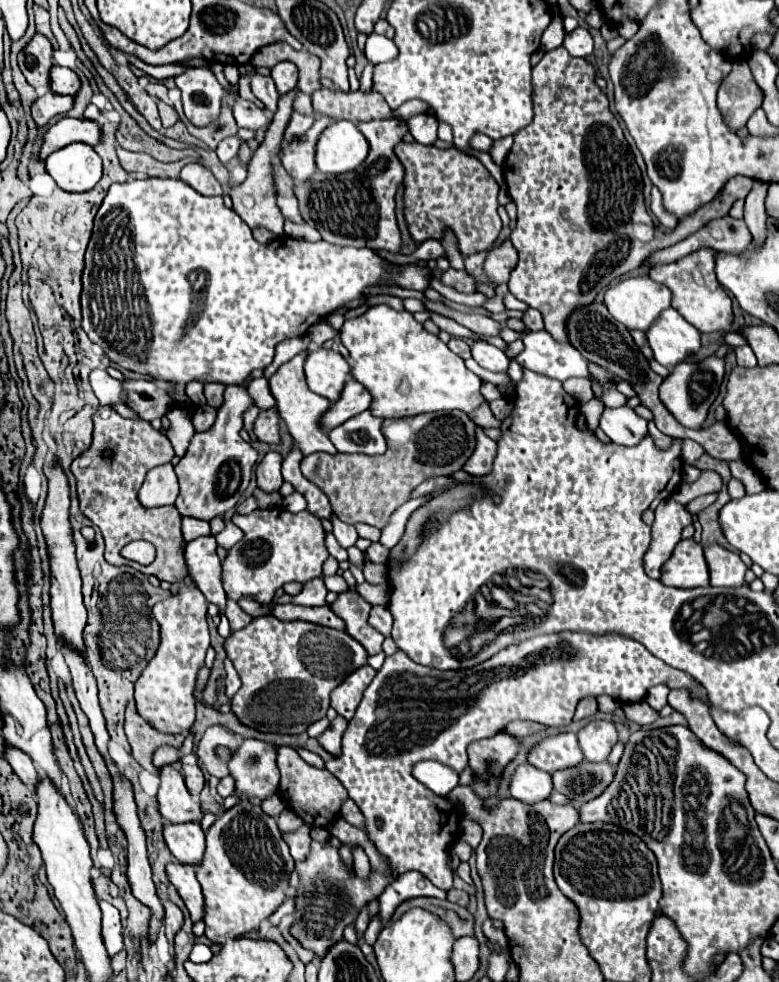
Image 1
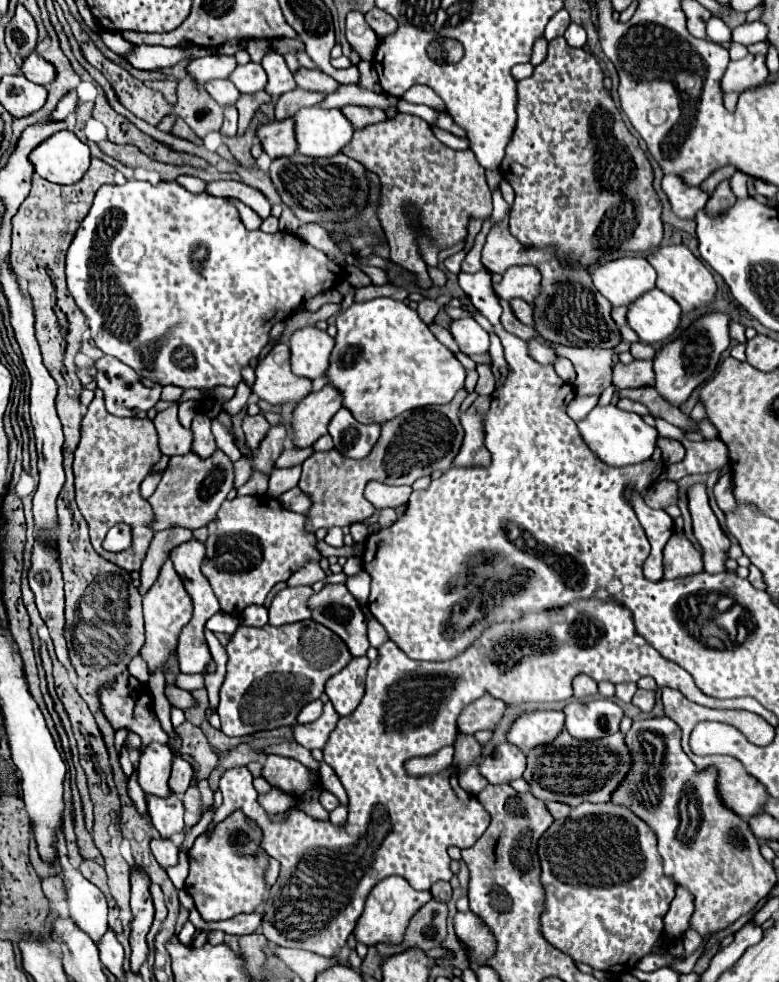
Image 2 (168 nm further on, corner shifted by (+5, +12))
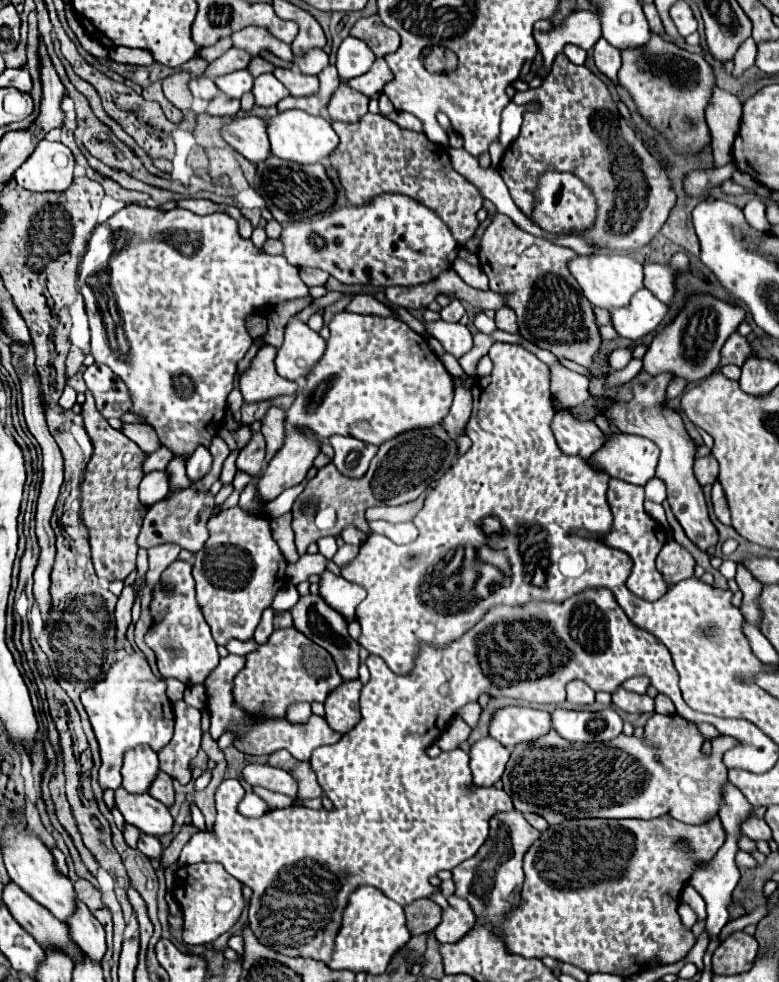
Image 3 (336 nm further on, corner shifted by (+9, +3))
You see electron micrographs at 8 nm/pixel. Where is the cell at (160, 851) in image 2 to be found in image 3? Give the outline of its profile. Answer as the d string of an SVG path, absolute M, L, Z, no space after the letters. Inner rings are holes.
M142 833L140 841L138 841L138 849L150 859L160 859L162 857L162 843L158 841L158 837Z

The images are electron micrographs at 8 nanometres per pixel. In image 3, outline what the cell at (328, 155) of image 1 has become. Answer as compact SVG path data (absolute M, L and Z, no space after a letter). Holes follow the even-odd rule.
M304 111L278 113L268 123L268 137L270 137L270 145L272 145L272 155L286 159L286 161L302 163L302 165L326 161L340 143L336 131L332 129L332 123L326 117L314 117Z

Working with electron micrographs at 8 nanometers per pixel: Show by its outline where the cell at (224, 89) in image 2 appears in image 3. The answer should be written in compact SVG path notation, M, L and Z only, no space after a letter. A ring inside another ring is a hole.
M194 77L190 81L190 91L192 91L194 97L206 99L206 101L212 101L212 97L220 95L220 89L216 89L214 81L208 79L208 77Z

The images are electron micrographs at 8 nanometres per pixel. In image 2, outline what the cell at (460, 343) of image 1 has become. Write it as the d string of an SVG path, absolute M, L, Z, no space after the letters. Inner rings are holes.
M430 324L430 330L432 330L432 334L448 348L448 350L452 350L452 352L458 352L458 348L456 348L456 342L452 340L452 334L446 330L446 328L442 328L442 326L438 326L438 324Z

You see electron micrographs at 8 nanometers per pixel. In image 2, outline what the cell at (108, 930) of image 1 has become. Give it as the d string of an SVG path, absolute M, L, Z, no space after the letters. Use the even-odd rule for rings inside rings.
M62 866L62 880L70 918L94 942L100 940L108 928L108 906L104 894L72 866Z

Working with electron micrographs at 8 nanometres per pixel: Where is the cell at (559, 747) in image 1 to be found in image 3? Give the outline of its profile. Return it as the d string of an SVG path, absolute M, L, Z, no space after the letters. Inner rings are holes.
M504 707L498 709L490 723L490 737L500 741L506 749L514 749L520 743L536 741L552 729L552 717L542 709L528 707Z

